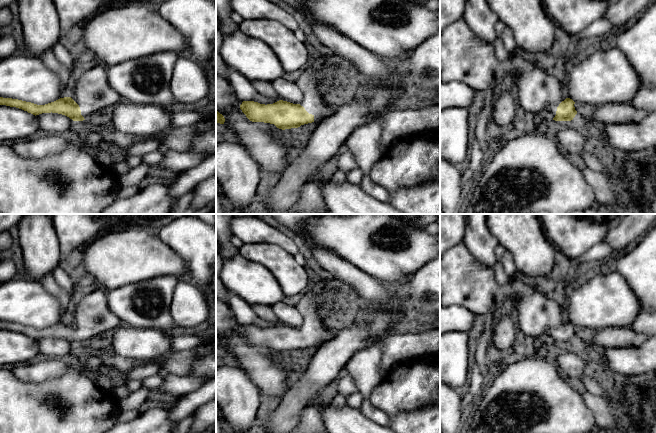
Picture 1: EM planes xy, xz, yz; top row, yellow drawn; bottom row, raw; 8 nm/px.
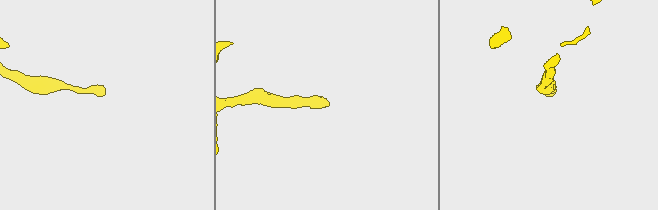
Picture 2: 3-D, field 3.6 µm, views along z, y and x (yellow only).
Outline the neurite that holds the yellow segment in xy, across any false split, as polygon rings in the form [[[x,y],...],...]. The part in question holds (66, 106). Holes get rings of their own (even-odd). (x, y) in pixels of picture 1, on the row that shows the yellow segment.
[[[92,62],[76,74],[69,97],[45,105],[0,97],[0,105],[16,107],[35,116],[42,113],[58,113],[73,121],[91,119],[109,111],[121,101],[108,82],[107,67],[100,62]]]

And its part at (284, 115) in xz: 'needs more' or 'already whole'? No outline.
needs more

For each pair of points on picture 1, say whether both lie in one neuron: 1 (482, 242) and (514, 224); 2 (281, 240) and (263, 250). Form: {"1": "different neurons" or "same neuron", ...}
{"1": "different neurons", "2": "different neurons"}

